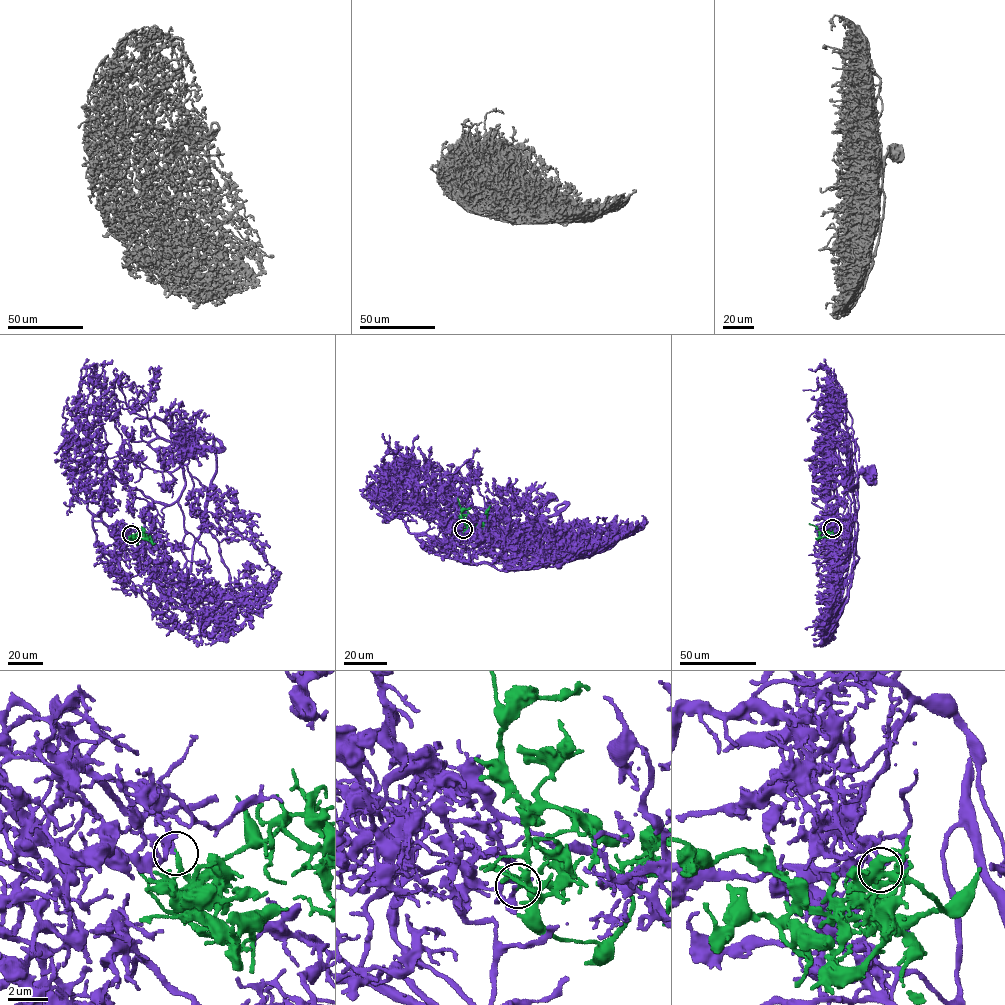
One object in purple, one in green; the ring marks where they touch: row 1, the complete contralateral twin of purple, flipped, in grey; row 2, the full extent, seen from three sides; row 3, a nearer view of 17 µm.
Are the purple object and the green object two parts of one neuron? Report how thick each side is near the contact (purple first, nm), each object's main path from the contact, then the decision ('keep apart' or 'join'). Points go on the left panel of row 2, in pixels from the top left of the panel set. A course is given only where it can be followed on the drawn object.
170 nm thick on the purple side, 130 nm on the other; purple runs (131, 534), (121, 537), (134, 548), (158, 535), (161, 510), (183, 488), (184, 453), (197, 433), (187, 437); green runs (131, 534), (132, 537), (141, 531), (155, 543); join

